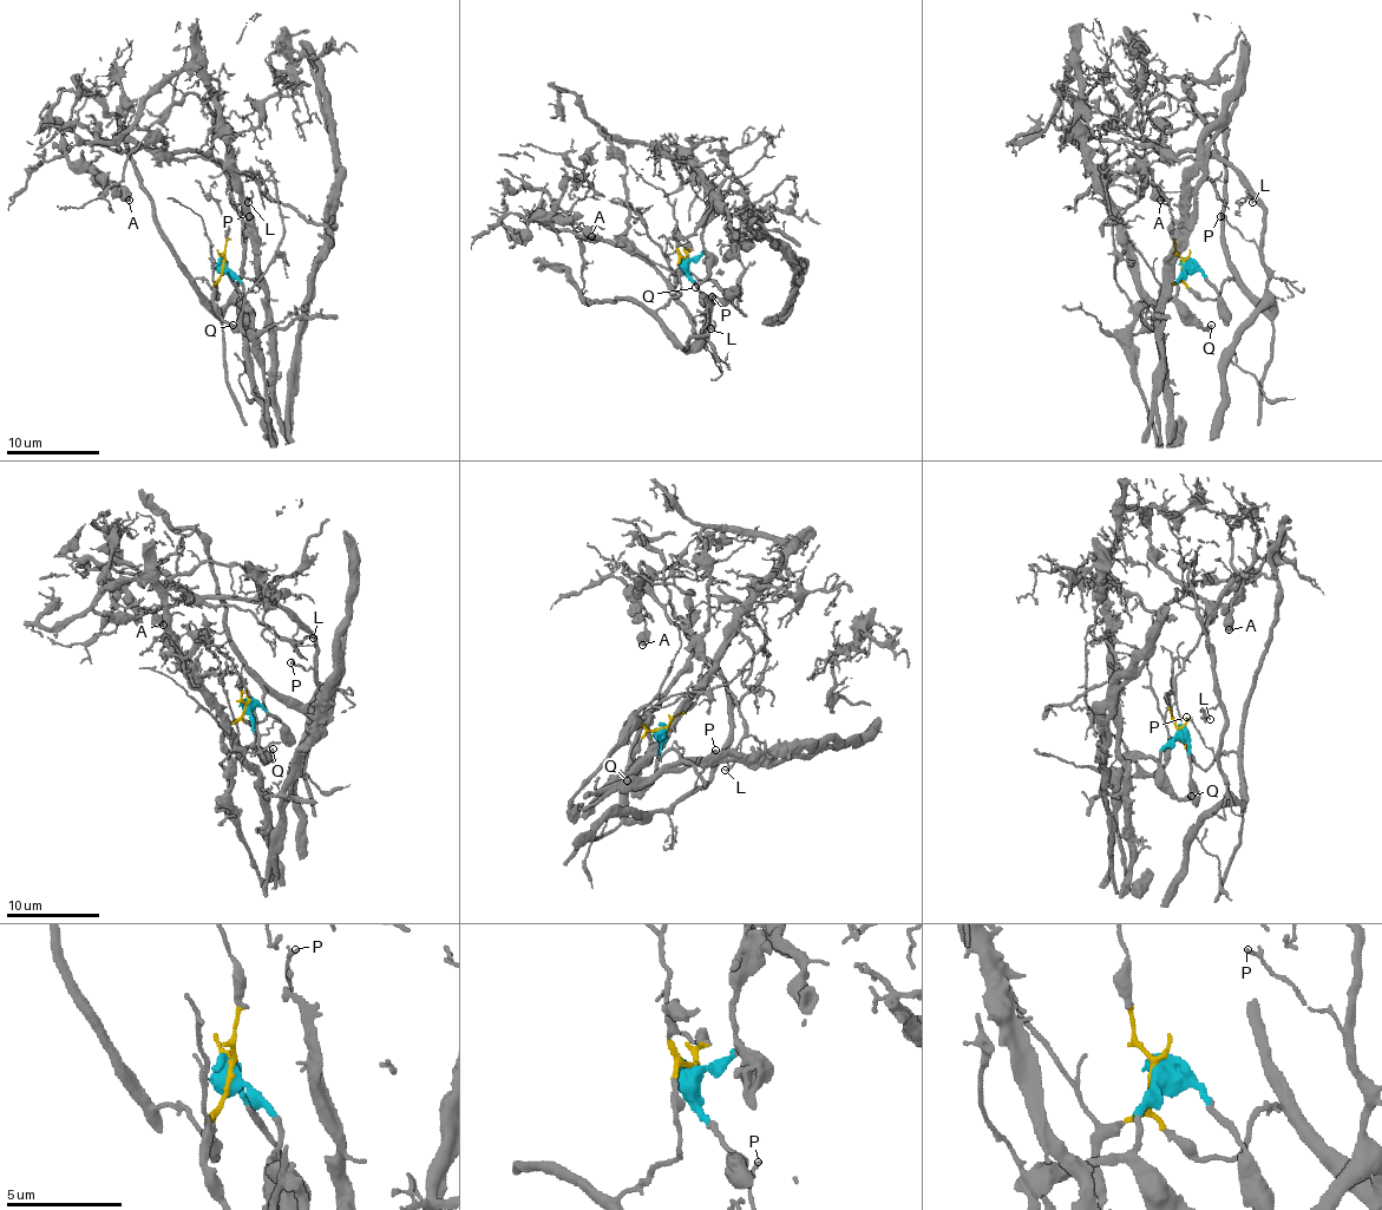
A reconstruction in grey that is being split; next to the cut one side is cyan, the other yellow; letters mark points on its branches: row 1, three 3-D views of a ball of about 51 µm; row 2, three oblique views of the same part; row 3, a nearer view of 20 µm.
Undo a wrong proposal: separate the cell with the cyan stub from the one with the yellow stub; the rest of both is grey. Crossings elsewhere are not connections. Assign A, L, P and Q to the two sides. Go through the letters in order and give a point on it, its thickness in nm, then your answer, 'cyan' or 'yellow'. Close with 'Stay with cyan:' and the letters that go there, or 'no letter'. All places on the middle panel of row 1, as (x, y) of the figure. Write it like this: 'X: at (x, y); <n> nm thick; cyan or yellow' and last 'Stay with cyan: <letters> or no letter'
A: at (591, 236); 650 nm thick; yellow
L: at (711, 328); 140 nm thick; yellow
P: at (712, 296); 170 nm thick; yellow
Q: at (695, 287); 240 nm thick; cyan
Stay with cyan: Q

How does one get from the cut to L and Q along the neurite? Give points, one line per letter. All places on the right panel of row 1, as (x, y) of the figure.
L: (1184, 263), (1181, 281), (1203, 298), (1232, 279), (1270, 309), (1263, 216), (1249, 196), (1239, 203), (1253, 203)
Q: (1184, 263), (1184, 276), (1177, 283), (1177, 300), (1205, 328), (1212, 326)

